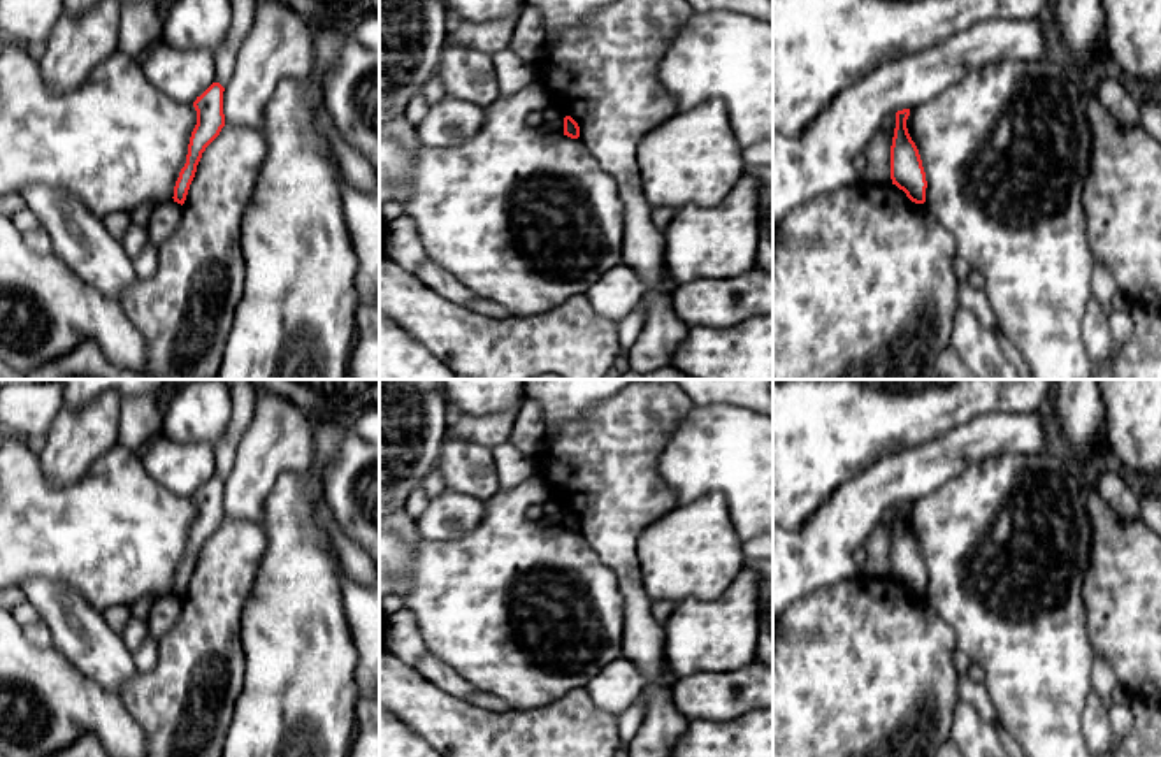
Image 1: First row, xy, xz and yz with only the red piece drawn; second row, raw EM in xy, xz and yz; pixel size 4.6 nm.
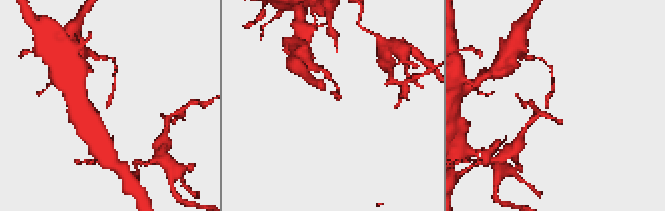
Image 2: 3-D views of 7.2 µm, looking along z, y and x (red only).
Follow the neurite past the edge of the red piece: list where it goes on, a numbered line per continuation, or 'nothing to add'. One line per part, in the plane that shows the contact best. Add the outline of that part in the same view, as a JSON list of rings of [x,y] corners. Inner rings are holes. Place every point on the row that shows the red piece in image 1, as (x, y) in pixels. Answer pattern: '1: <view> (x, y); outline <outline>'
nothing to add

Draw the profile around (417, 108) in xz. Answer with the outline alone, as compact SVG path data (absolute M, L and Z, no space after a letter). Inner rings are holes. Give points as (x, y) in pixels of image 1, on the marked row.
M416 93L409 100L409 104L406 107L406 116L407 116L407 121L411 123L413 128L416 128L420 125L420 121L425 118L427 107L429 107L429 104L422 93Z

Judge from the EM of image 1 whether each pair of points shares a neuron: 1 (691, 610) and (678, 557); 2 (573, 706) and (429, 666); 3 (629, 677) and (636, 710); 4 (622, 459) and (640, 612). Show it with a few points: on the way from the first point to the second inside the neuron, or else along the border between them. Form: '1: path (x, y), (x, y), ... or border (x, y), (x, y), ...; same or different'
1: border (728, 587), (715, 599), (684, 599), (677, 605); different
2: border (415, 668), (445, 692), (464, 699); different
3: border (640, 694), (617, 717); different
4: path (622, 497), (622, 561), (627, 573); same

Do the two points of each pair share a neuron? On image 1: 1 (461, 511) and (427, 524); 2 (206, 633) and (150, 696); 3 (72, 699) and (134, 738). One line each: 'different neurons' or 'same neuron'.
1: same neuron
2: same neuron
3: same neuron

